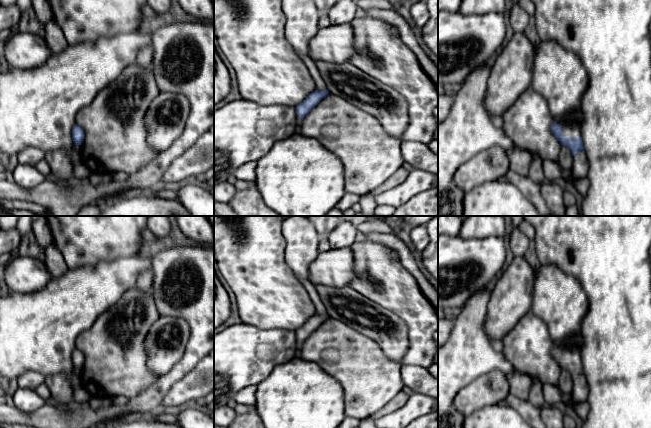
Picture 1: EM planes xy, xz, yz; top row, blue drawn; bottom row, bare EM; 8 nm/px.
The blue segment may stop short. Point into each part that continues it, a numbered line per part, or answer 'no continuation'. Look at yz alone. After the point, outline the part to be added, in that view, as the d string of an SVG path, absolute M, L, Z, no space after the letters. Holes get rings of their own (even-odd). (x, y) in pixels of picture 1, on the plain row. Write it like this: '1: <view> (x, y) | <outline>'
1: yz (568, 356) | M563 350L562 356L564 357L565 361L581 361L579 351L569 352L568 350Z

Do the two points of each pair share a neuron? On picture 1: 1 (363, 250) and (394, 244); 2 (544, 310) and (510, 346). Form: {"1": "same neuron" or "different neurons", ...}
{"1": "different neurons", "2": "different neurons"}

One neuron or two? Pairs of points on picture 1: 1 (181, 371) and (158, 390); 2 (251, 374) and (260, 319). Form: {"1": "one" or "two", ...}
{"1": "one", "2": "two"}

